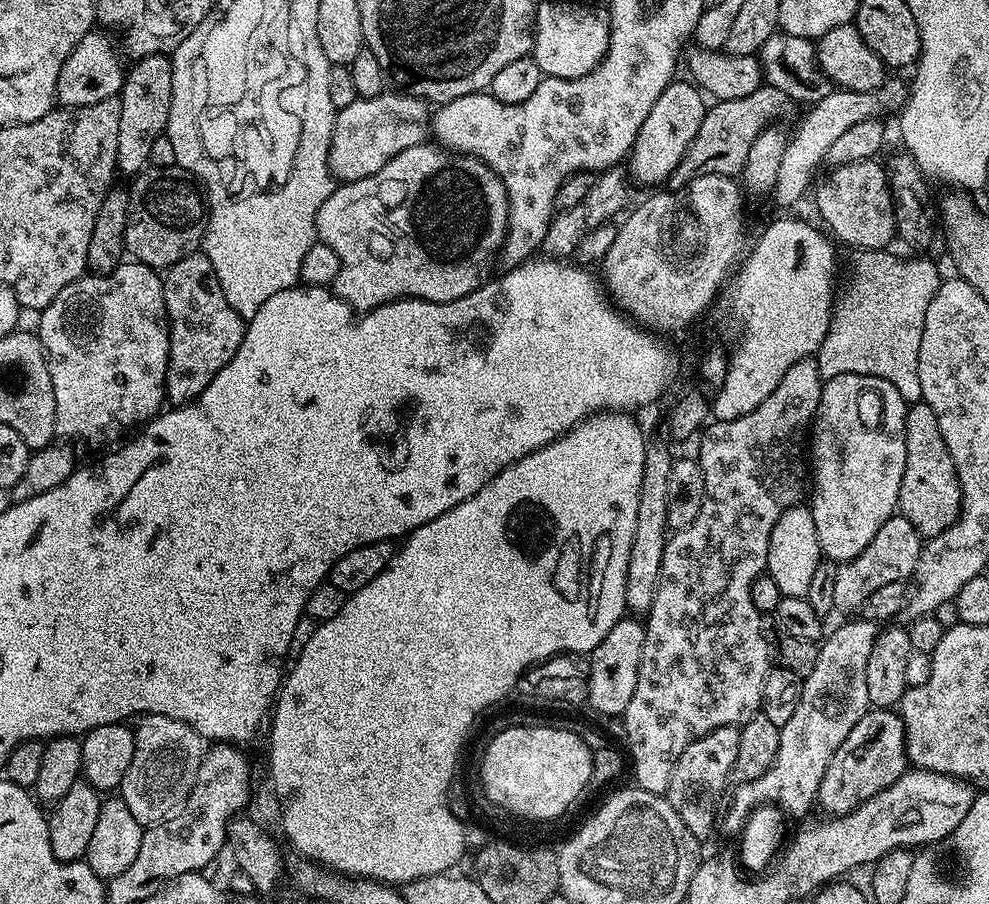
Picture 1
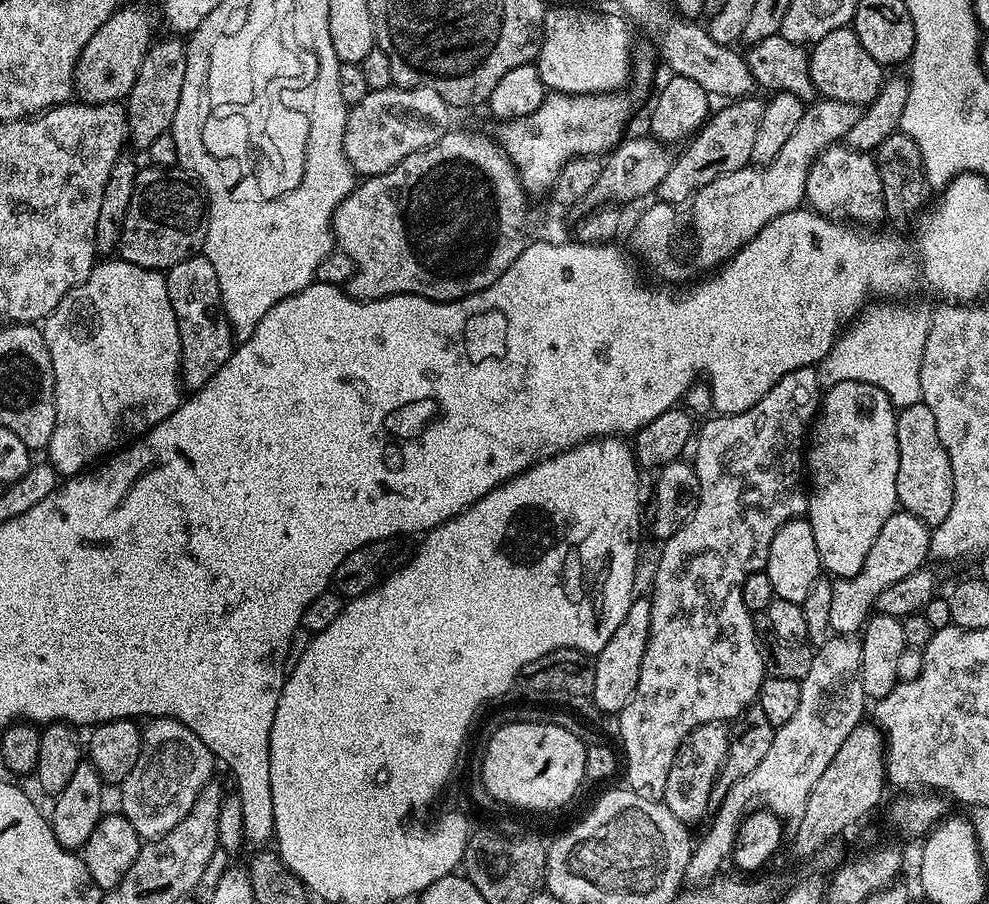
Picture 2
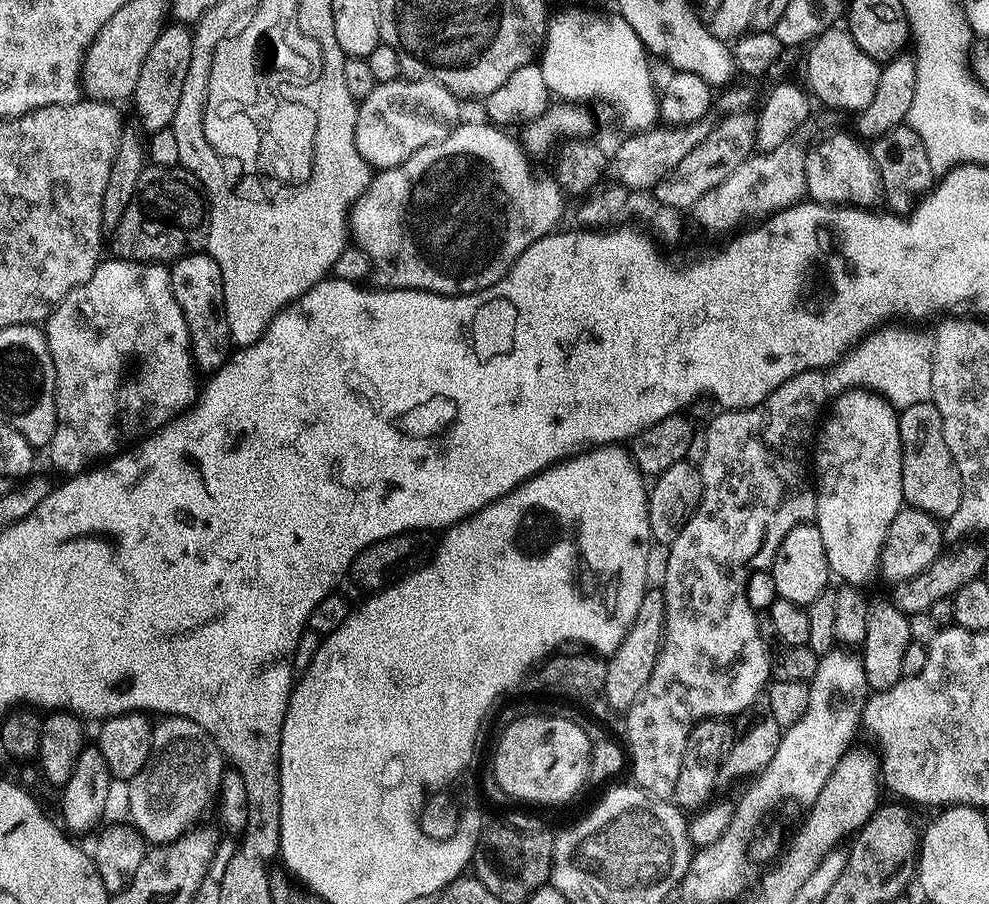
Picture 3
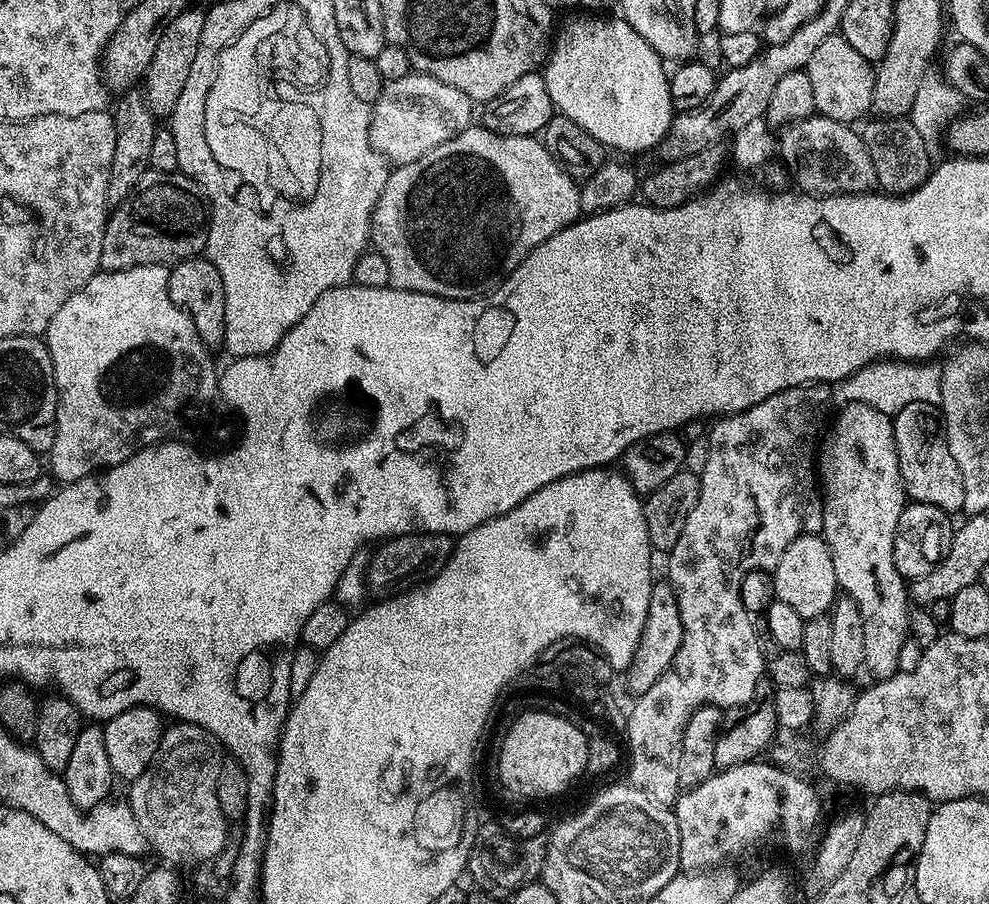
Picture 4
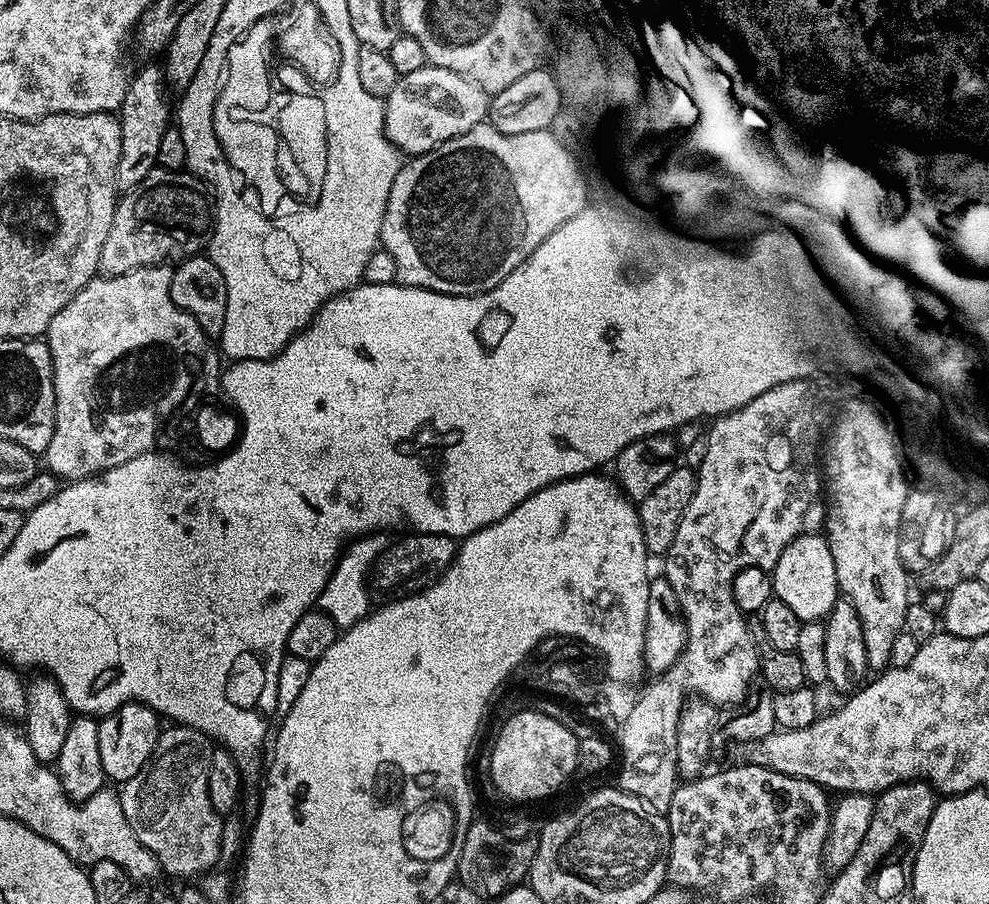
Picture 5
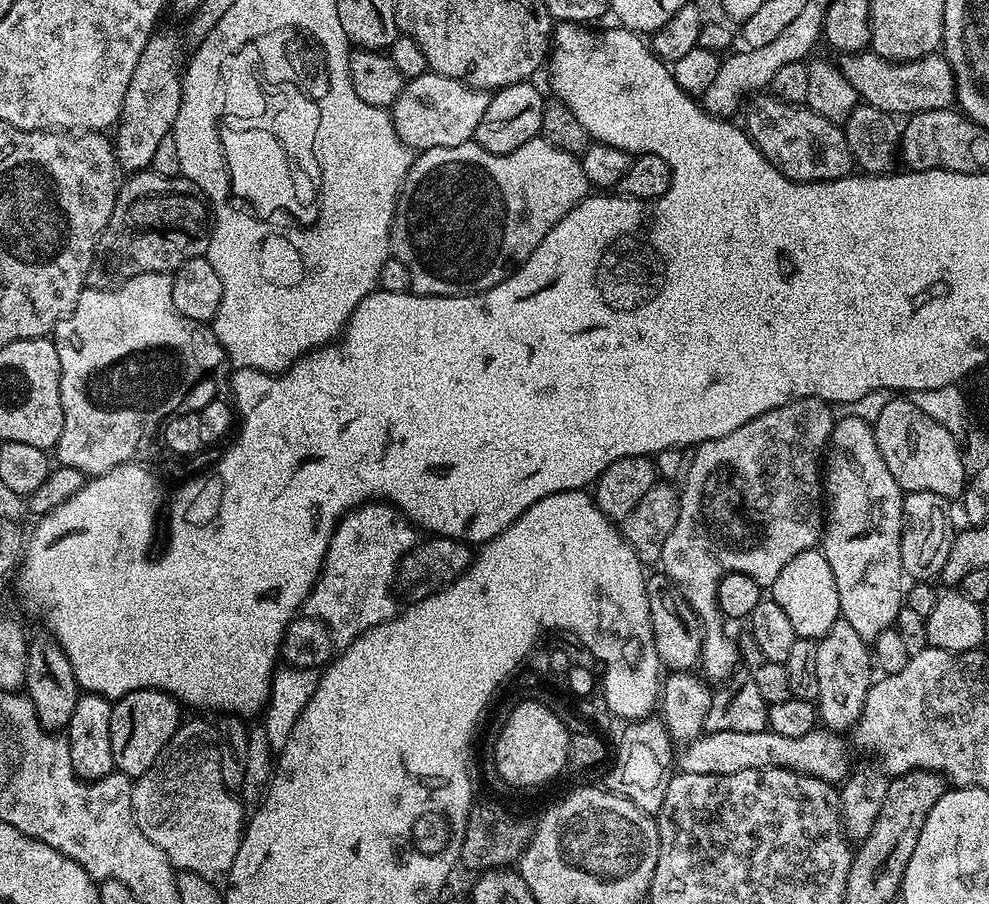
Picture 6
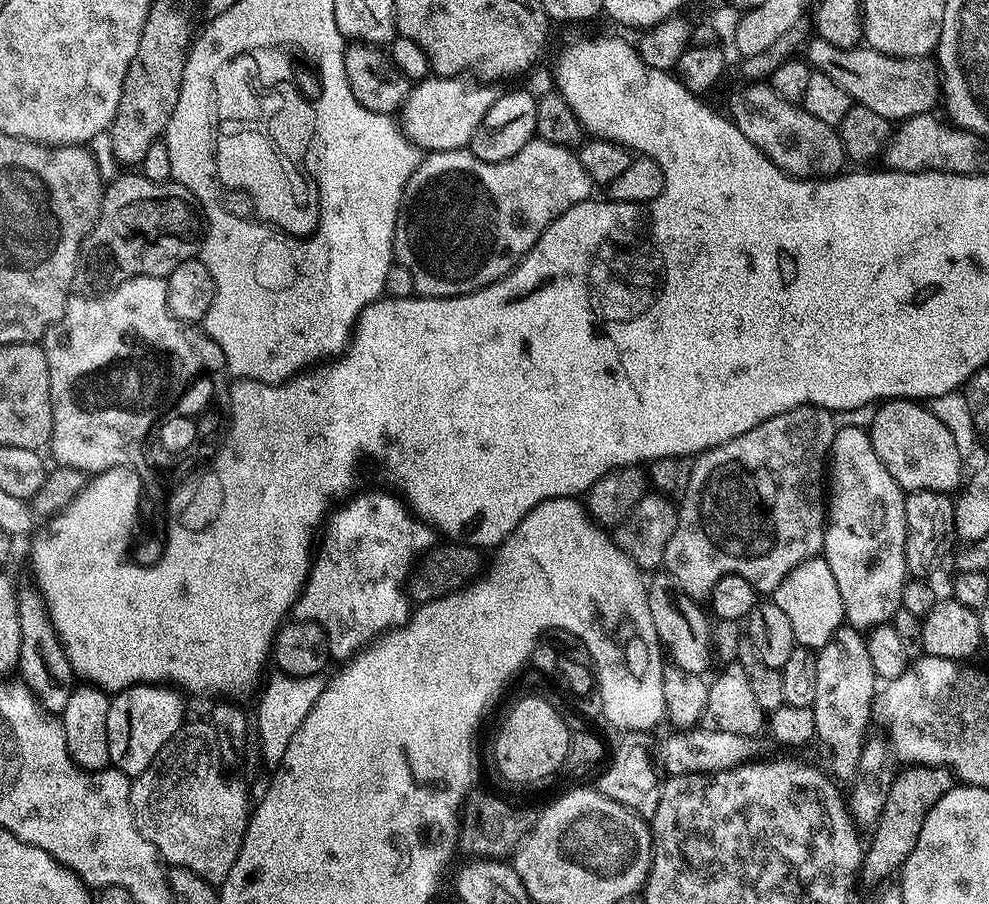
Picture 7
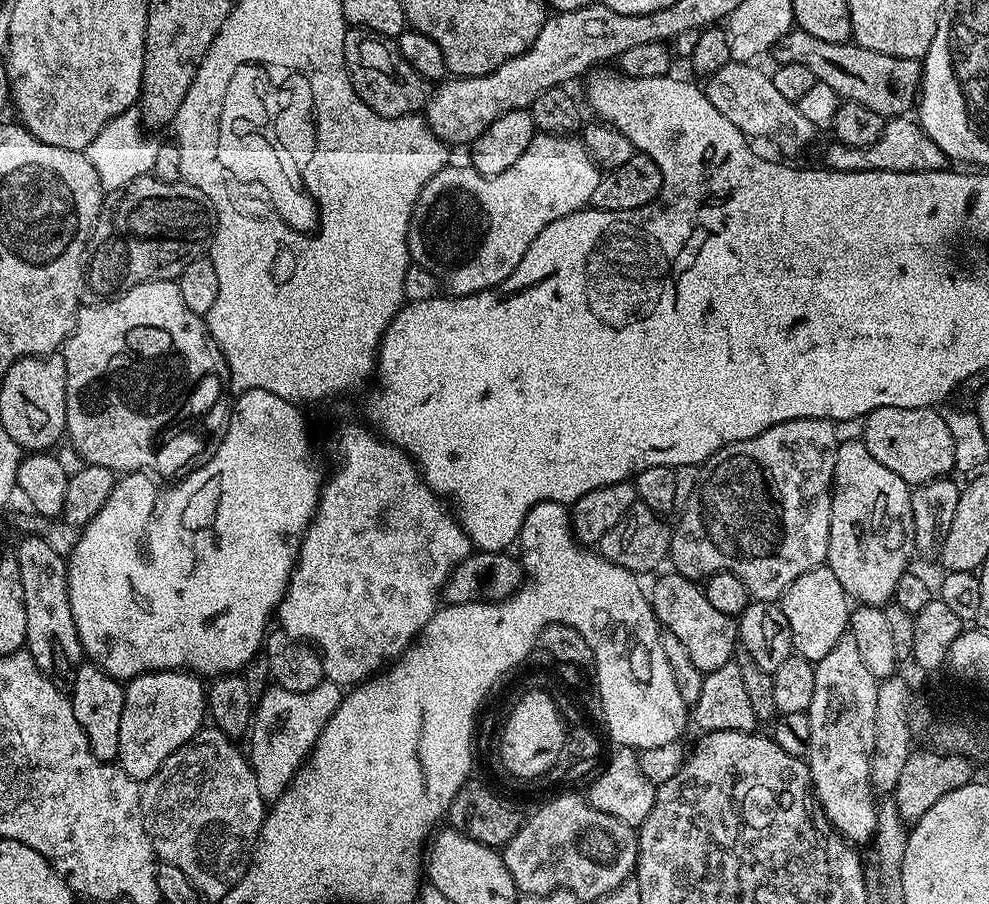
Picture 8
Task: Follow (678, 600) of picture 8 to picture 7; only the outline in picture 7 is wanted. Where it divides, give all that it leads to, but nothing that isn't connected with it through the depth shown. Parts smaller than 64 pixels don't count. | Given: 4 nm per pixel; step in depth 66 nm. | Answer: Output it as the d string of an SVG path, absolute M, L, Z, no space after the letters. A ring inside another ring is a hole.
M667 574L656 575L660 576L654 577L653 580L649 579L646 587L650 602L650 618L654 618L654 630L658 634L663 651L670 657L671 663L682 666L682 670L690 670L690 674L704 676L707 668L712 664L713 621L710 619L709 613L705 609L704 613L700 609L701 605L696 602L689 603L687 616L676 605L676 599L681 599L682 593L676 587L672 577Z

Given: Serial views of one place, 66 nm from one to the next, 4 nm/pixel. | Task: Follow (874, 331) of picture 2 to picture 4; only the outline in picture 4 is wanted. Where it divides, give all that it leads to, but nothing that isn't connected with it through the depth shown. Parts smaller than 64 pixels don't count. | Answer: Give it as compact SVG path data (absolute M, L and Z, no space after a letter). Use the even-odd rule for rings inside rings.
M882 358L872 361L846 379L835 381L830 388L831 401L838 406L846 404L868 404L879 412L894 416L903 406L911 402L941 402L941 374L943 365L934 360L917 362L900 358ZM837 403L837 404L836 404Z

